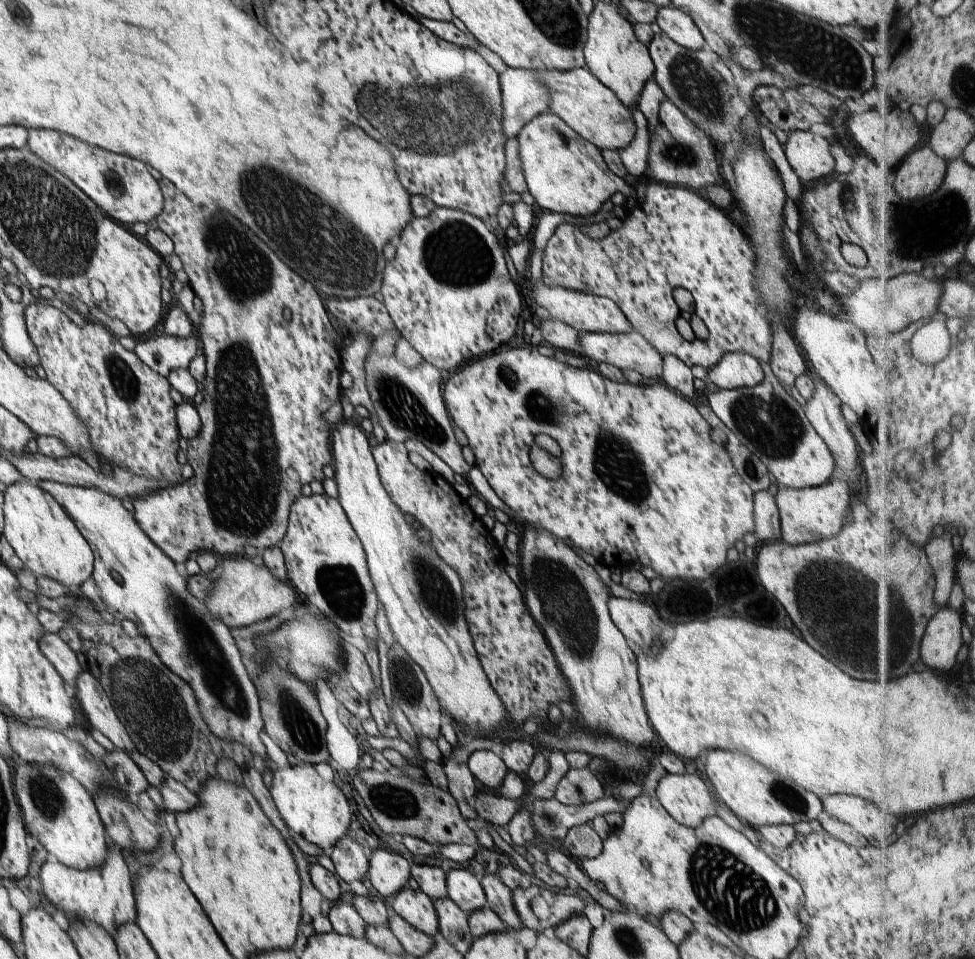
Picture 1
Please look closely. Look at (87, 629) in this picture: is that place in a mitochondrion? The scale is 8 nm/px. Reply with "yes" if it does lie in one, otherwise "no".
no

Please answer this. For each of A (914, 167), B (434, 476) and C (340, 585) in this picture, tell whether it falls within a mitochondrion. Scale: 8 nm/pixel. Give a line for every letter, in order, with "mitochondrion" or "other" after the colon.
A: other
B: other
C: mitochondrion

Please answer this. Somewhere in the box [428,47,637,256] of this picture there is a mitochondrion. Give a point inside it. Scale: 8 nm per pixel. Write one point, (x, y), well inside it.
(563, 136)

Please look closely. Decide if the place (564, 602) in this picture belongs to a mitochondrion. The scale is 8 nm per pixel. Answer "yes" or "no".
yes

